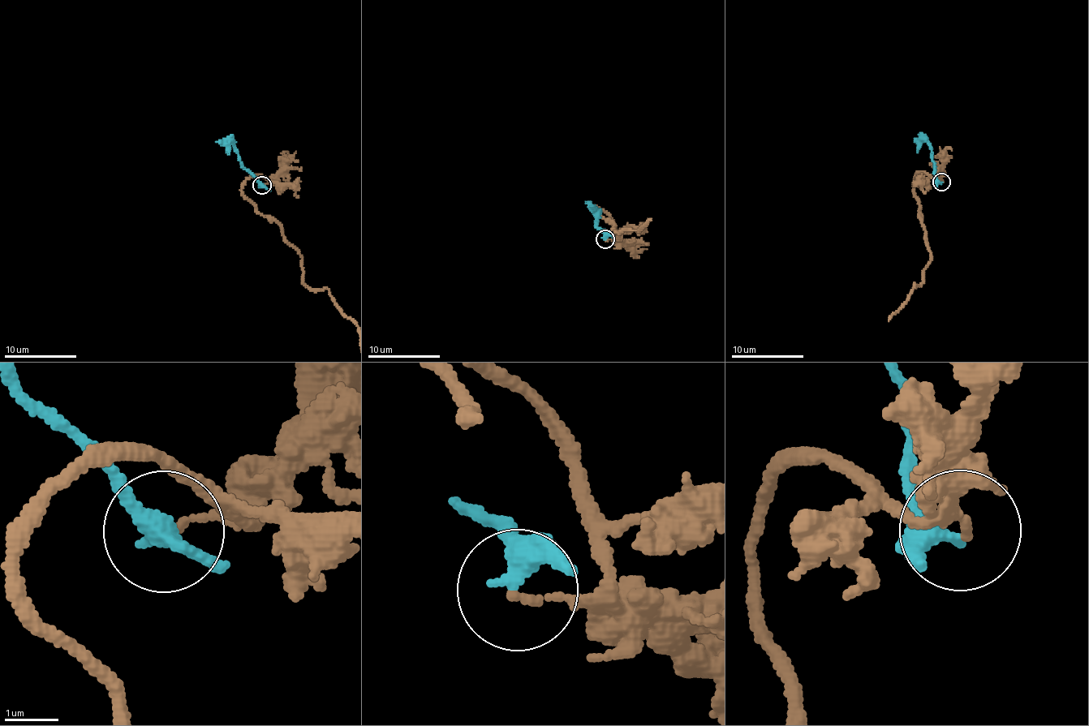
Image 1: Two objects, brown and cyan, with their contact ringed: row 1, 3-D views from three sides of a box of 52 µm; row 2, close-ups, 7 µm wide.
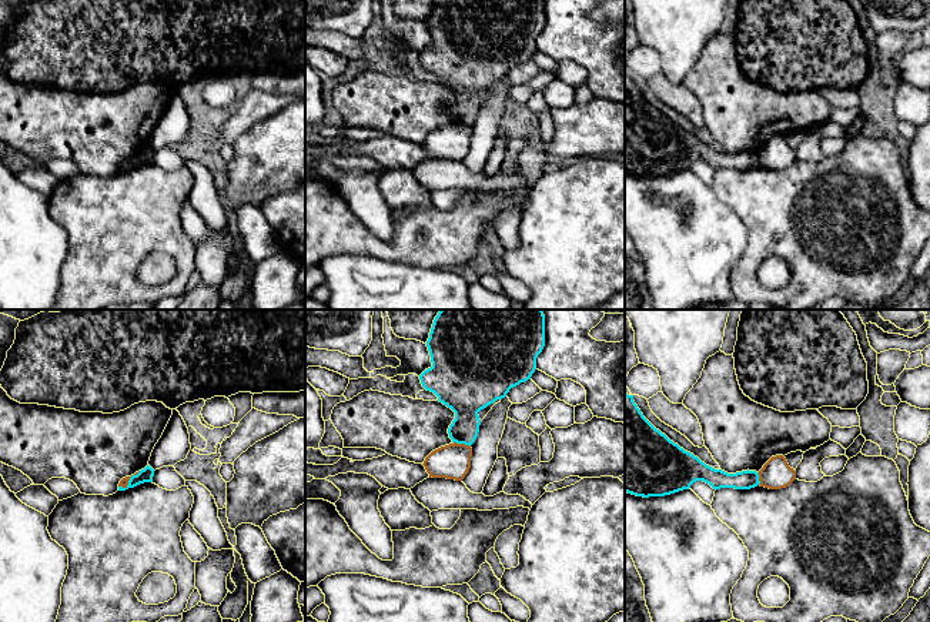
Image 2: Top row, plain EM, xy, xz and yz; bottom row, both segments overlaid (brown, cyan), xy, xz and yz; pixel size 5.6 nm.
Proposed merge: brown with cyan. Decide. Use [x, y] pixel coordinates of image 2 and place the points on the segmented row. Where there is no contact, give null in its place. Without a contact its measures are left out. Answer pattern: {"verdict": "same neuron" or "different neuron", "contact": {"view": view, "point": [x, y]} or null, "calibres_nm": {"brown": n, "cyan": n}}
{"verdict": "different neuron", "contact": {"view": "xz", "point": [462, 444]}, "calibres_nm": {"brown": 200, "cyan": 190}}

